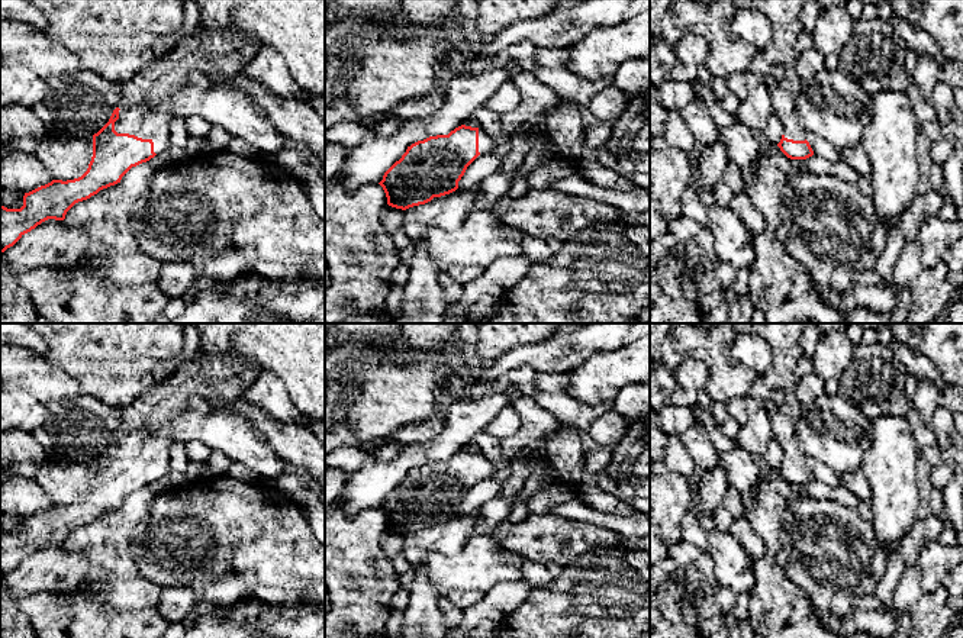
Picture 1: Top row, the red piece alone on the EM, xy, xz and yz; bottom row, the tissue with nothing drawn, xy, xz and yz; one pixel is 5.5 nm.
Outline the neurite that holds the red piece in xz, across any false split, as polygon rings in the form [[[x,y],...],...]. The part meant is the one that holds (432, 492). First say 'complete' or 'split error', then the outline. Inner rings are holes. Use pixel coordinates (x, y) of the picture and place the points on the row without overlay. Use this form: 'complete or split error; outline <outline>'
split error; outline [[[466,450],[455,452],[448,460],[429,461],[412,468],[379,508],[386,518],[387,529],[406,535],[455,516],[467,492],[479,480],[492,477],[495,470],[495,465],[482,454]]]

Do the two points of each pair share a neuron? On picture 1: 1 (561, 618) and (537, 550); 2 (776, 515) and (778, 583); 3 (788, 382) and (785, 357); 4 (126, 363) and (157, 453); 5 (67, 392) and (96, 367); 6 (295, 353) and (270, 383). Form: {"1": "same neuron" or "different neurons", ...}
{"1": "different neurons", "2": "same neuron", "3": "same neuron", "4": "different neurons", "5": "different neurons", "6": "different neurons"}

